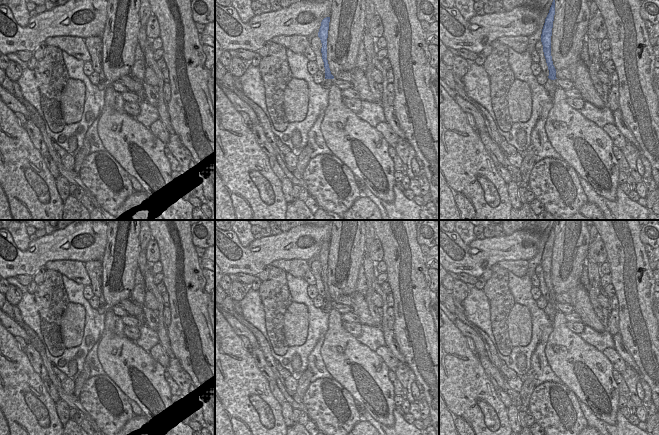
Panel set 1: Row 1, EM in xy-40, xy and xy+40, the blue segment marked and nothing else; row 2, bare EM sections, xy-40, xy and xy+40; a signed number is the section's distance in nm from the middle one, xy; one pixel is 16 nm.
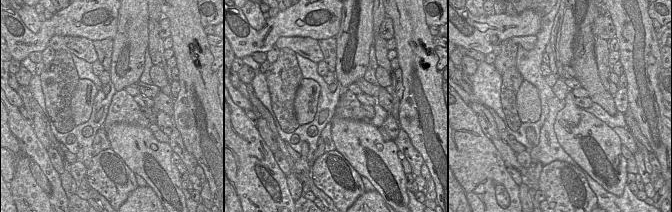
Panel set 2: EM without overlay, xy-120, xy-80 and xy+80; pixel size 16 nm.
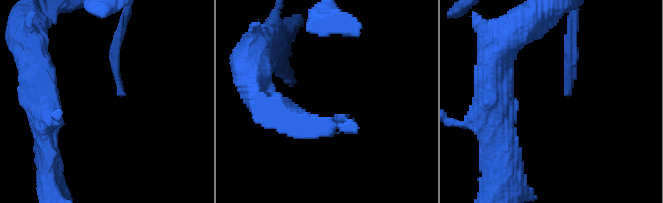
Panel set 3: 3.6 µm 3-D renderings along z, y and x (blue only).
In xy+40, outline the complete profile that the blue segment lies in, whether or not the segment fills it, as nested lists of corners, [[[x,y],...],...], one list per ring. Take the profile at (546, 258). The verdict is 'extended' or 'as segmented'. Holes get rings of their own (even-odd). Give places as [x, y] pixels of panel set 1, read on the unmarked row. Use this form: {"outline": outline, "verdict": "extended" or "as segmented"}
{"outline": [[[555,222],[552,226],[550,231],[549,237],[545,243],[545,247],[542,253],[541,258],[541,266],[543,269],[543,276],[546,283],[546,287],[549,294],[548,302],[551,304],[555,304],[556,302],[556,293],[553,289],[552,280],[551,280],[551,260],[552,260],[552,252],[553,252],[553,245],[555,239]]], "verdict": "as segmented"}

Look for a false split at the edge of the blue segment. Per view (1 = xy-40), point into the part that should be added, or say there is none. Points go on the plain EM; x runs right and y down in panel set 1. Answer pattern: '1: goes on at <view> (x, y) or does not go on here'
1: does not go on here

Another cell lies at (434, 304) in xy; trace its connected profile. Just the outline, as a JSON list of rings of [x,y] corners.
[[[433,296],[430,305],[429,305],[430,313],[434,319],[435,329],[439,334],[439,298]]]

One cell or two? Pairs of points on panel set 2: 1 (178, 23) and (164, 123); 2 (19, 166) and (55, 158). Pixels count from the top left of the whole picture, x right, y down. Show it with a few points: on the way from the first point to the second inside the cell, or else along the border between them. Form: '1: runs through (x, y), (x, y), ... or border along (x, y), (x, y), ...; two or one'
1: border along (172, 119), (174, 125); two
2: border along (46, 150), (53, 168), (59, 174); two

